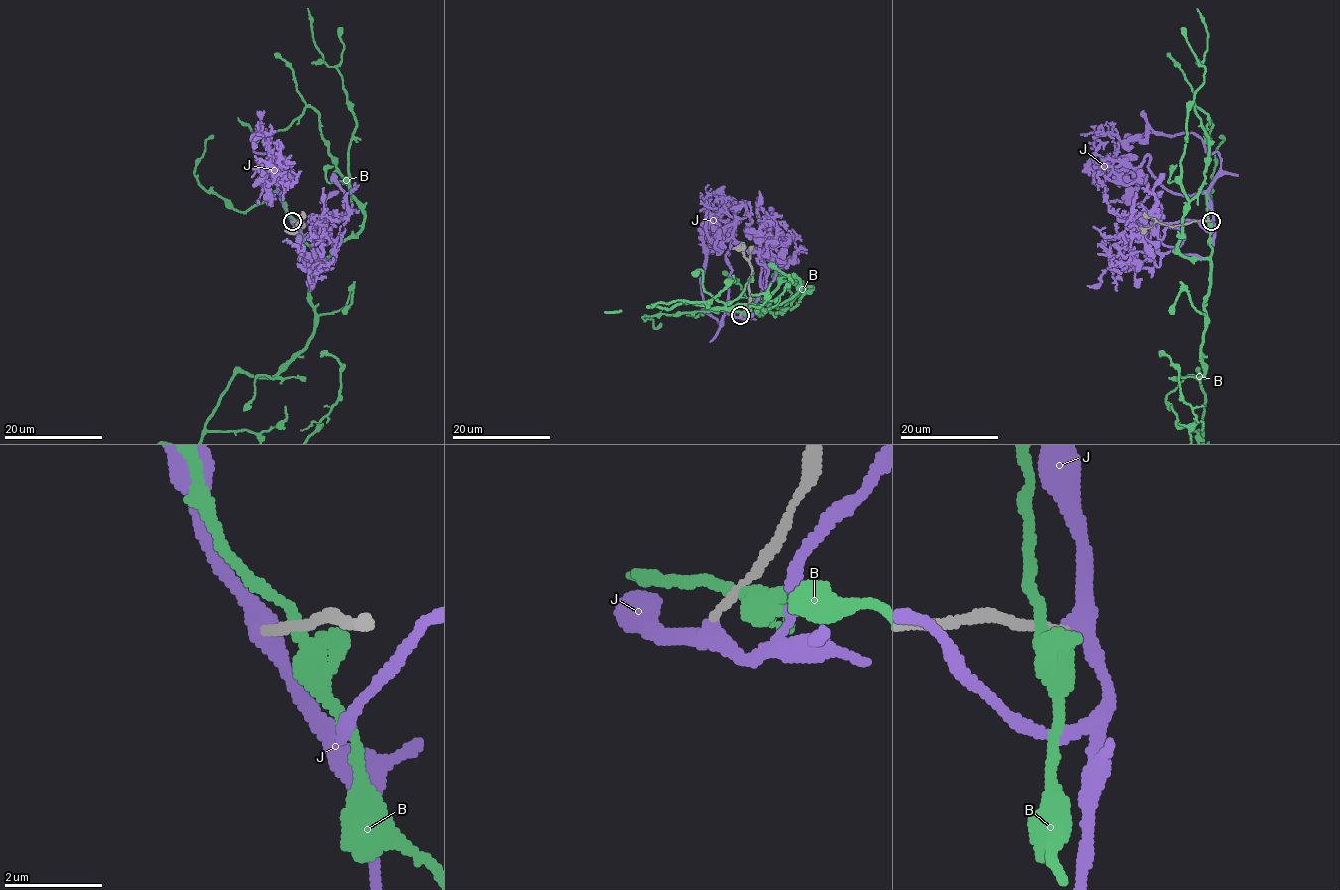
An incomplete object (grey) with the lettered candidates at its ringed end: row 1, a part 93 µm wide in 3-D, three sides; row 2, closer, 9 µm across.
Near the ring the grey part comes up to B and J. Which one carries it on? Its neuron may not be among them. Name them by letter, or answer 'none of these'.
J

